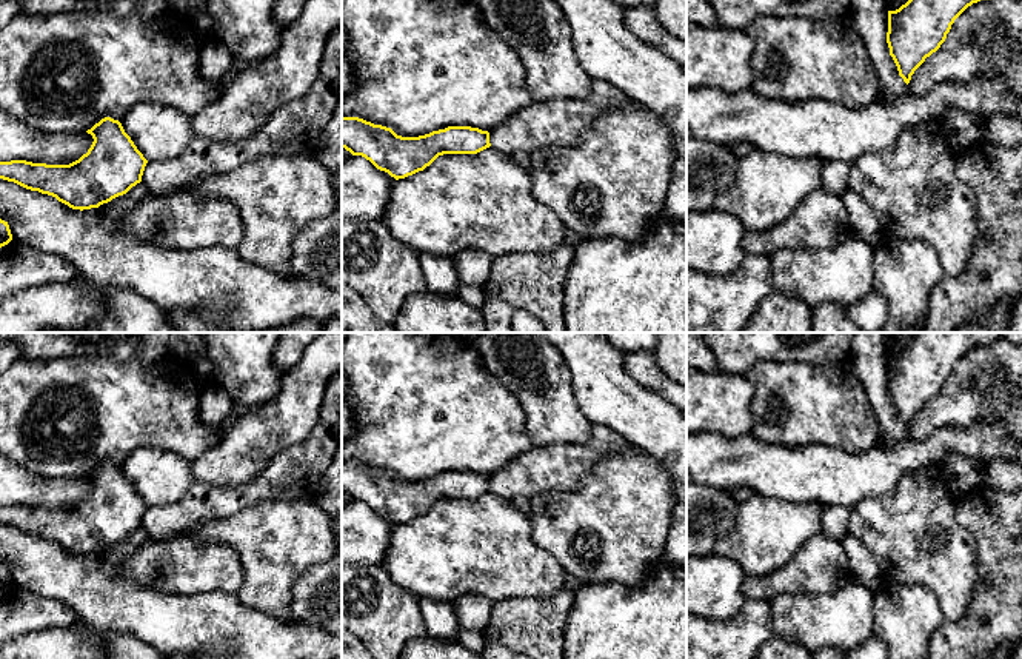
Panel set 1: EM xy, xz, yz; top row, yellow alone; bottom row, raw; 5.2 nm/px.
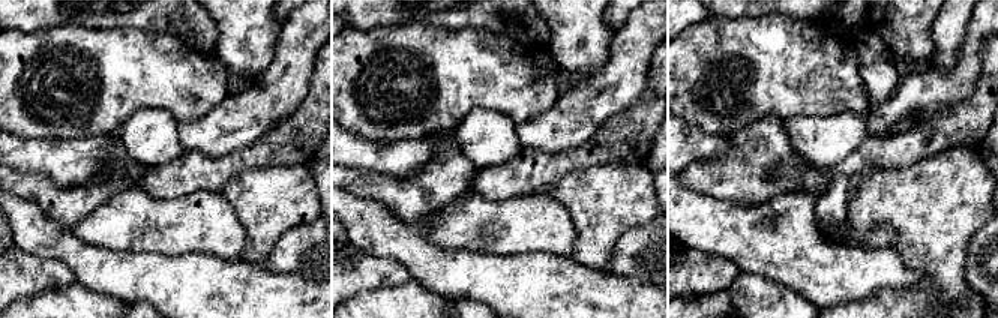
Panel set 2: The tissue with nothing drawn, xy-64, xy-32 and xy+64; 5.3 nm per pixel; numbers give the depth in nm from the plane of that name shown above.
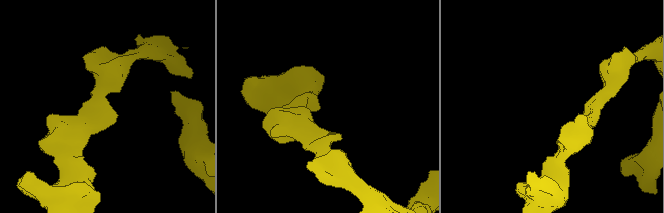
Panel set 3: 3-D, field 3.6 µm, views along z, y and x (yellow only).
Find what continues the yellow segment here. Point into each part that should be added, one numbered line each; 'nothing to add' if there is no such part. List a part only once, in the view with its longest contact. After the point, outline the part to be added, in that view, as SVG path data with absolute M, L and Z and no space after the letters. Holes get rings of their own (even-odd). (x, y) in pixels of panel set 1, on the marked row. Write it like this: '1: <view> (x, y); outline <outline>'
nothing to add

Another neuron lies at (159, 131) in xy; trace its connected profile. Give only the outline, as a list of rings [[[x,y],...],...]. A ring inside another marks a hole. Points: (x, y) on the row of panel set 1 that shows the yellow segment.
[[[154,102],[134,106],[120,123],[148,162],[182,154],[194,137],[188,114]]]

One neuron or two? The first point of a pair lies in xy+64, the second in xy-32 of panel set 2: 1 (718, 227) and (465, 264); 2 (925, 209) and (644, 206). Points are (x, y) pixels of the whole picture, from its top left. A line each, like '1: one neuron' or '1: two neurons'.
1: one neuron
2: one neuron

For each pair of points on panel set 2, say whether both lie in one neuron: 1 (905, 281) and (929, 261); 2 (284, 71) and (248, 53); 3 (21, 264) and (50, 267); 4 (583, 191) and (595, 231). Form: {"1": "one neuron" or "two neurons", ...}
{"1": "two neurons", "2": "two neurons", "3": "one neuron", "4": "one neuron"}

